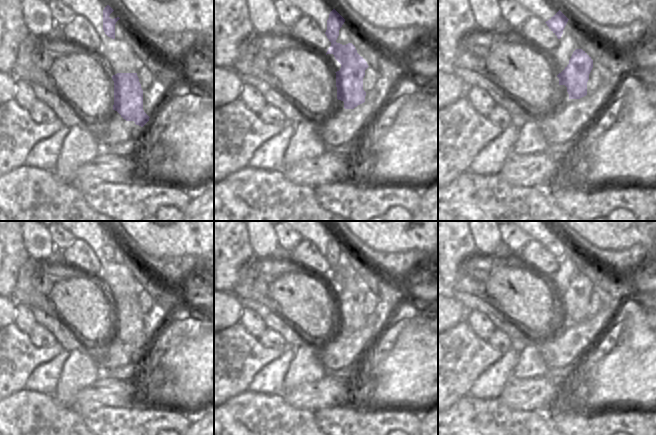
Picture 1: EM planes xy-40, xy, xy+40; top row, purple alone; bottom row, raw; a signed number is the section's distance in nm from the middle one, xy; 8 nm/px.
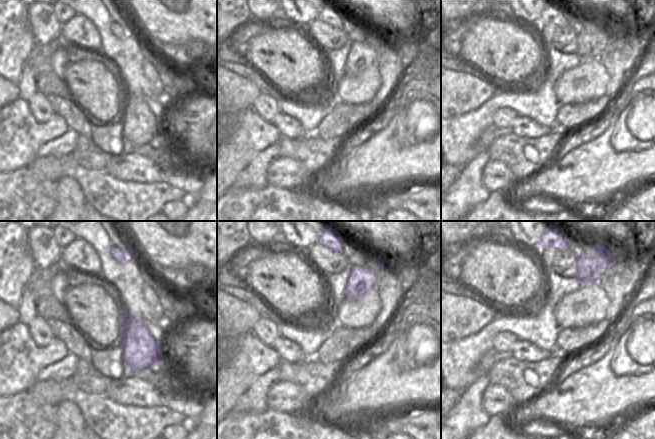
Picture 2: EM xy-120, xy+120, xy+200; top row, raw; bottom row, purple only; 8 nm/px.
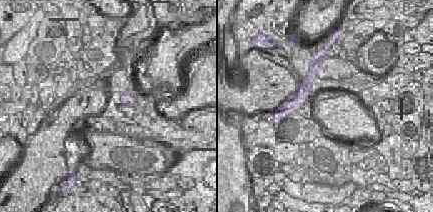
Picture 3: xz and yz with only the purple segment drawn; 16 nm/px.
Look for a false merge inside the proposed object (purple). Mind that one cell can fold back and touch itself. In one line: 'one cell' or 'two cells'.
two cells

